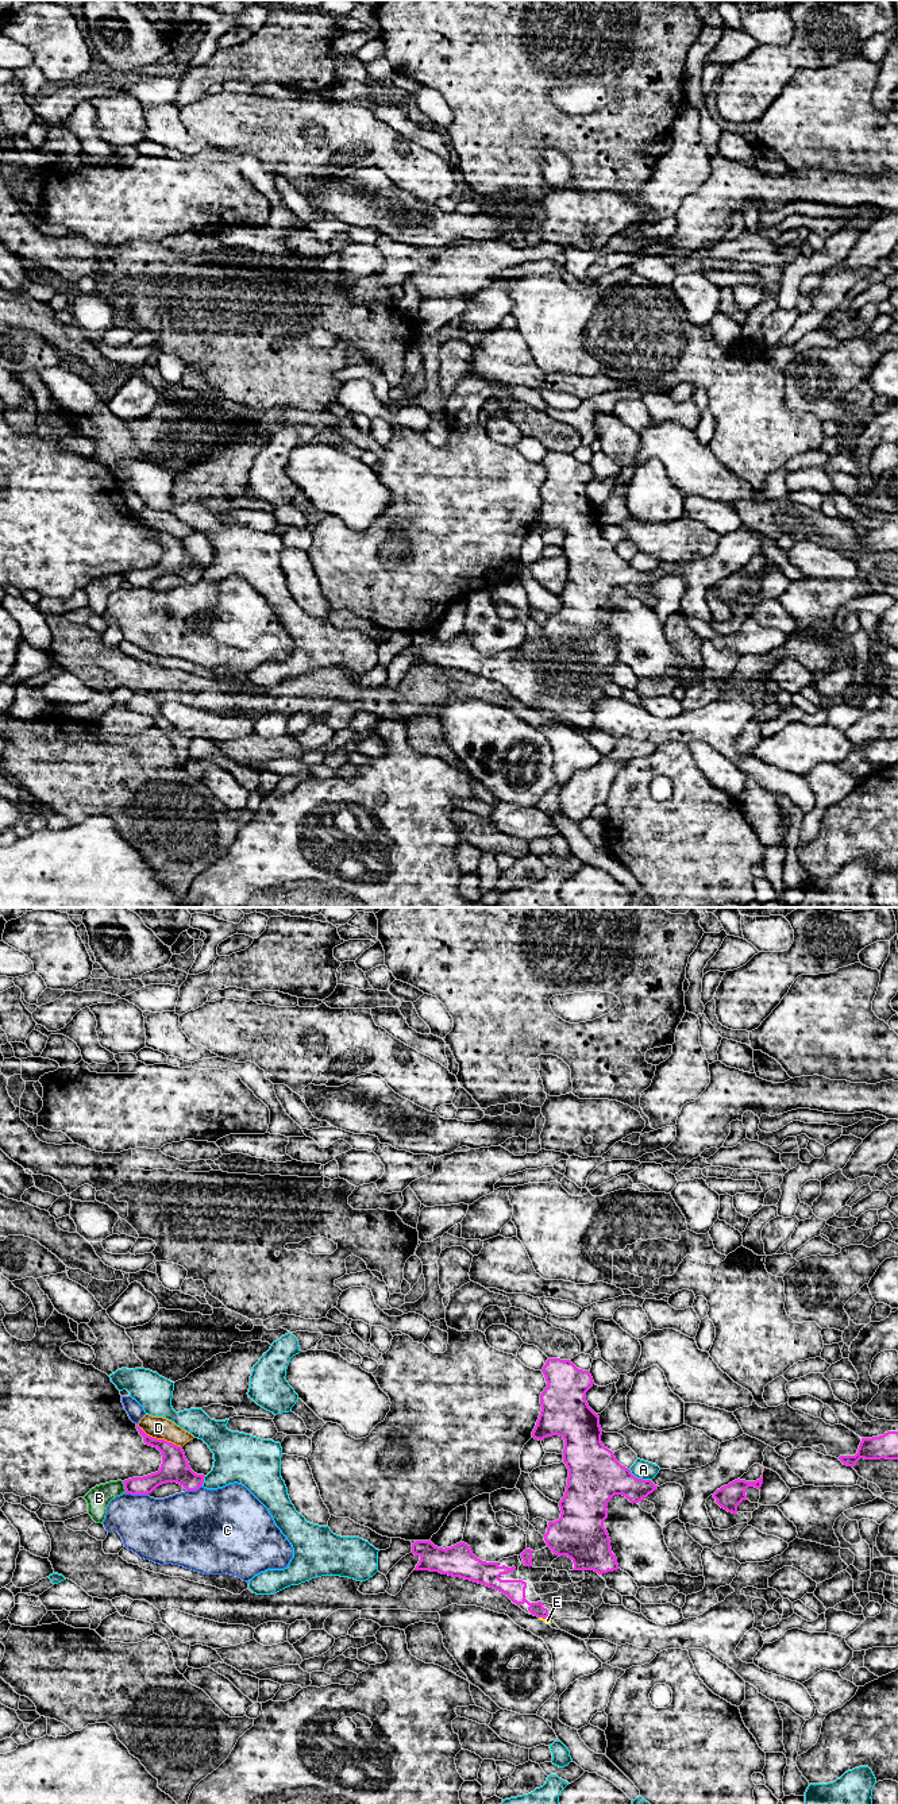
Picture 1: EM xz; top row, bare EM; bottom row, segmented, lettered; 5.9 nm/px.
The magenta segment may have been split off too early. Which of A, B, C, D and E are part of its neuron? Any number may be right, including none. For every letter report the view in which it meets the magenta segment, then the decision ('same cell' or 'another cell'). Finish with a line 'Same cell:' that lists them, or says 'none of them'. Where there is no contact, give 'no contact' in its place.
A: xz | another cell
B: xz | another cell
C: xz | another cell
D: xz | another cell
E: xz | another cell
Same cell: none of them

